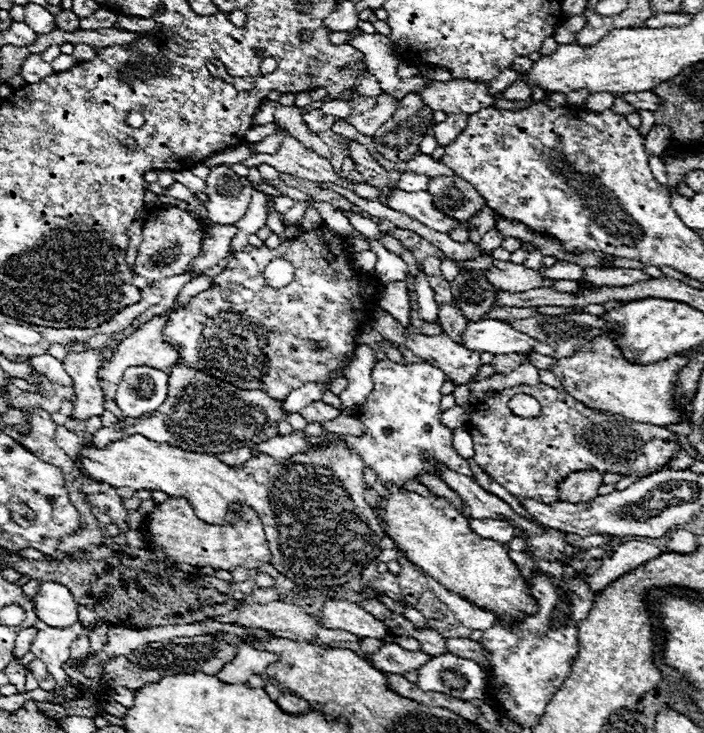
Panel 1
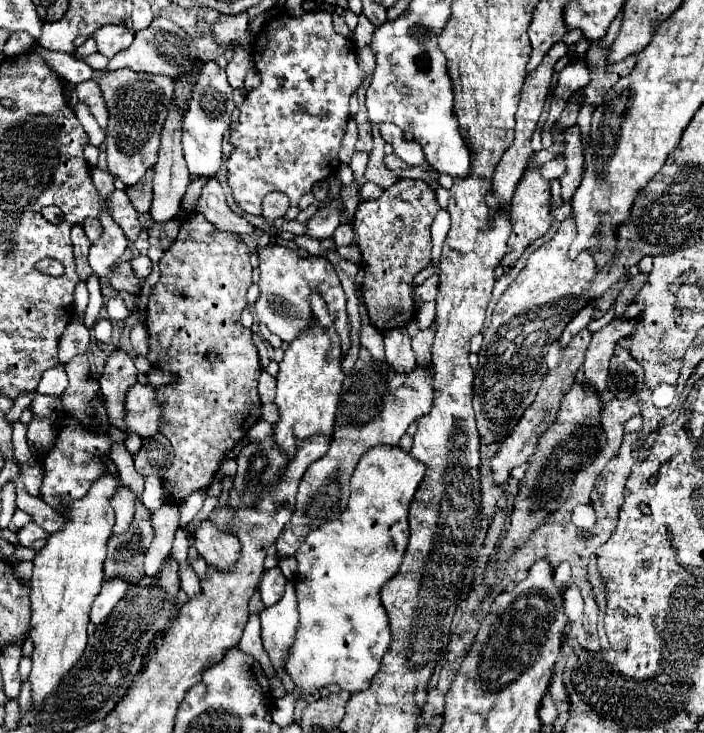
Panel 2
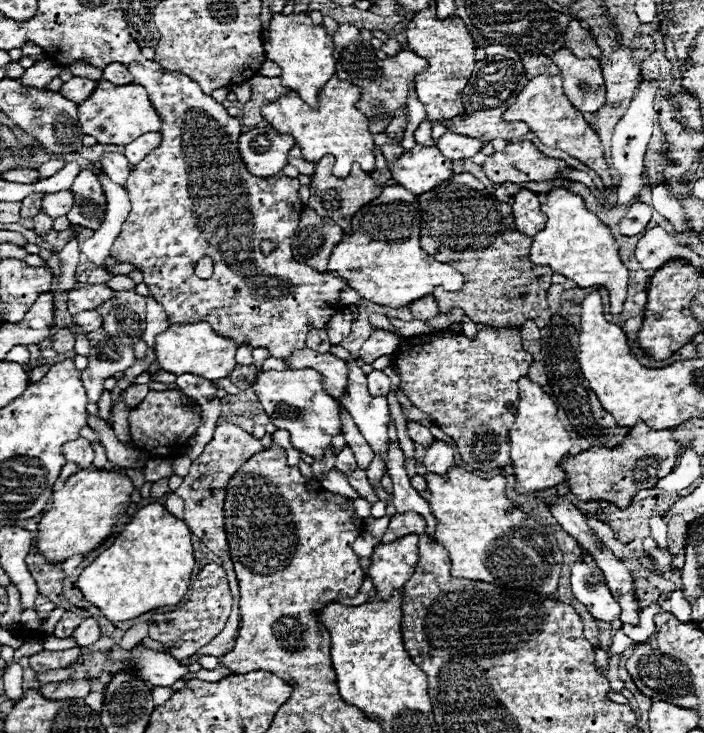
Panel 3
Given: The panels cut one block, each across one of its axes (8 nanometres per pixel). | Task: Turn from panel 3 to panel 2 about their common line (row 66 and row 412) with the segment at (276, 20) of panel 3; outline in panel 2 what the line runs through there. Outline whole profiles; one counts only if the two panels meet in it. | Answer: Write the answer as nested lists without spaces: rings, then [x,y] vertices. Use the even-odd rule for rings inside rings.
[[[316,290],[310,298],[310,308],[314,314],[314,324],[302,330],[294,342],[284,352],[278,372],[276,384],[276,404],[280,408],[280,422],[274,426],[274,440],[288,458],[296,452],[296,440],[310,438],[312,434],[332,434],[332,426],[336,420],[338,396],[344,382],[342,360],[344,352],[340,346],[340,338],[334,330],[334,318],[328,314],[326,302]]]

